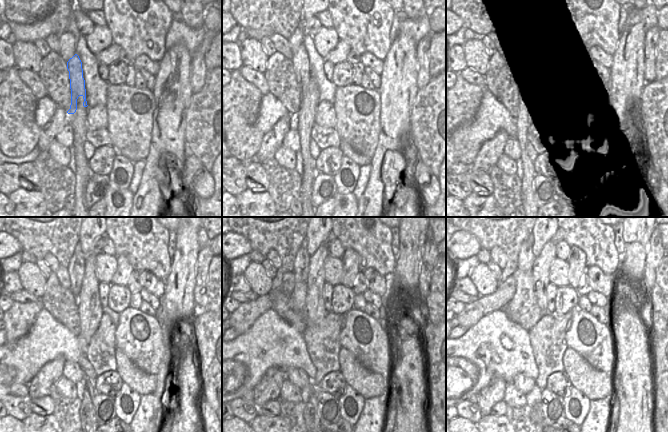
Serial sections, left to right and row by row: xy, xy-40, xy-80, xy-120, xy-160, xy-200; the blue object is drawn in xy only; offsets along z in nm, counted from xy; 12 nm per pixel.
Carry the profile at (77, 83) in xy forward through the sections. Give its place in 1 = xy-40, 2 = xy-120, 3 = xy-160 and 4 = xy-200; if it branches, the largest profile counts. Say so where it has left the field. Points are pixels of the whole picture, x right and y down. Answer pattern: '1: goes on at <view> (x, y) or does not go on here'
1: goes on at xy-40 (300, 59)
2: goes on at xy-120 (76, 268)
3: goes on at xy-160 (301, 269)
4: goes on at xy-200 (526, 258)

